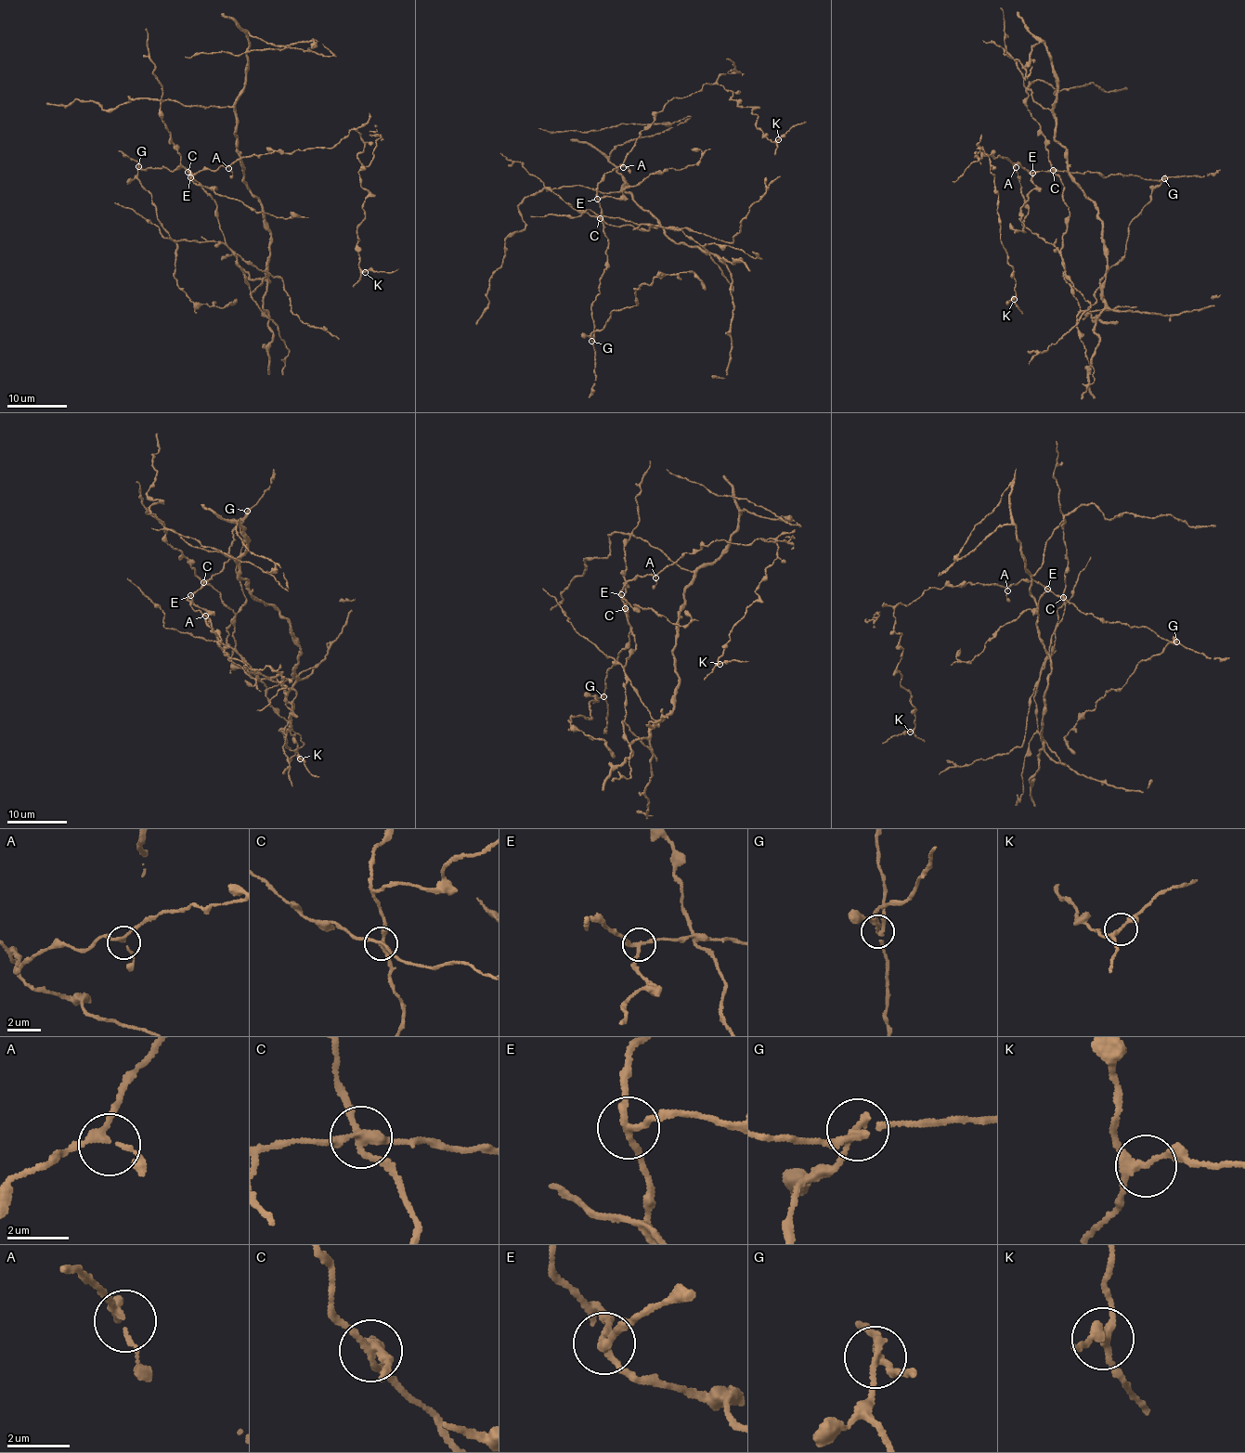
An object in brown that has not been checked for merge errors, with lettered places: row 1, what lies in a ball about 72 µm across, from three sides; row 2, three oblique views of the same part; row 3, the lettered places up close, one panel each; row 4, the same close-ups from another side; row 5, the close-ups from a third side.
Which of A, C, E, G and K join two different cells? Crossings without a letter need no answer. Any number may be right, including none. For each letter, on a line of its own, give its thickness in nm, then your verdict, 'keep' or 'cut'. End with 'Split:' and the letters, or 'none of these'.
A: 170 nm | keep
C: 280 nm | cut
E: 200 nm | cut
G: 190 nm | cut
K: 220 nm | keep
Split: C, E, G

